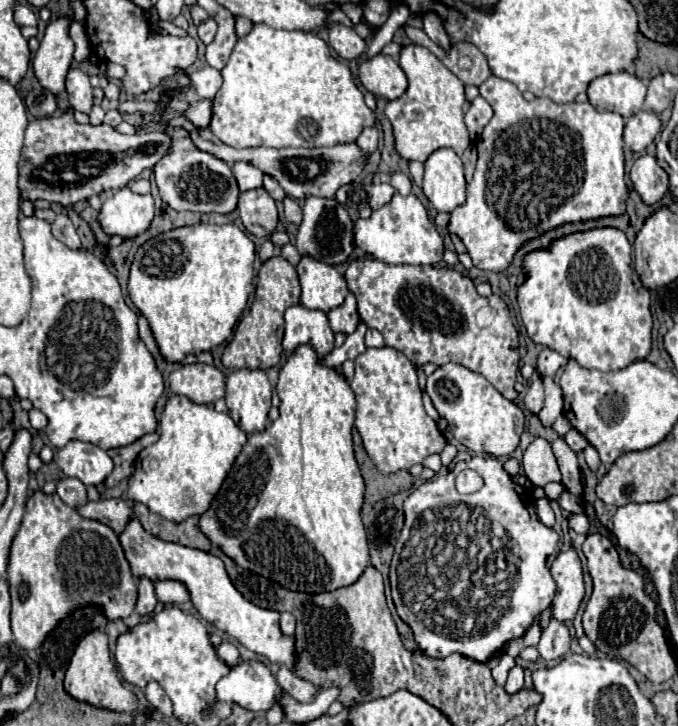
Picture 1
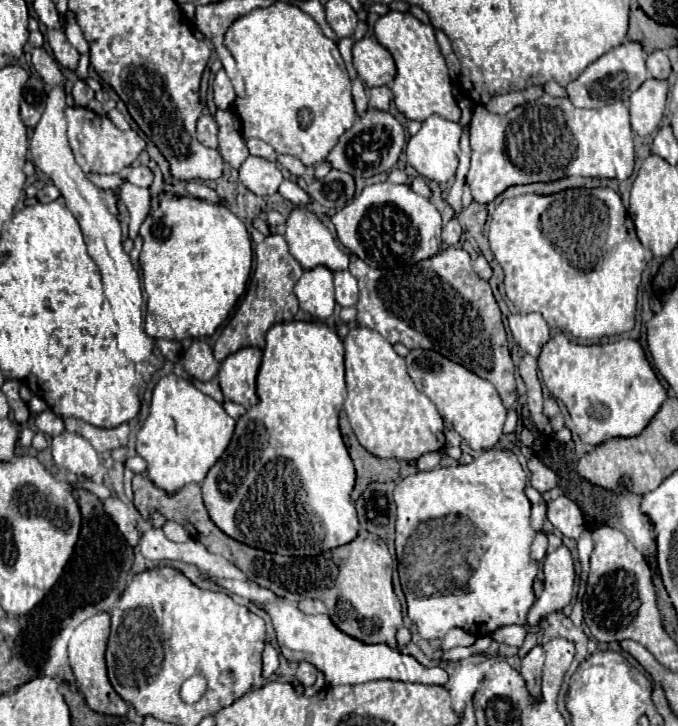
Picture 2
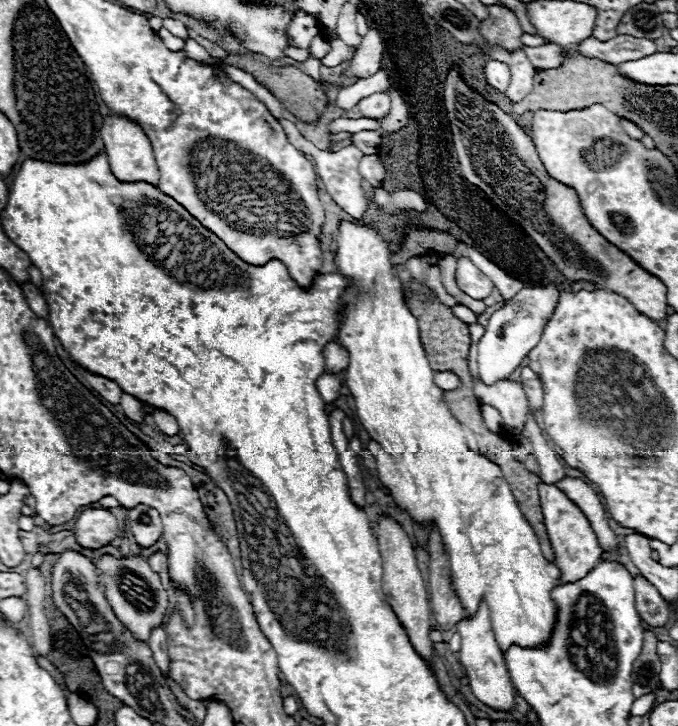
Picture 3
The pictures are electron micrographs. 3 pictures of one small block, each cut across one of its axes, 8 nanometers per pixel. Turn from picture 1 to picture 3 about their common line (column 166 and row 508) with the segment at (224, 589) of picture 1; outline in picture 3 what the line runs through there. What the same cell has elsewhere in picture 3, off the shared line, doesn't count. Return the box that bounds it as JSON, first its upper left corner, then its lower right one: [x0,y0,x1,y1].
[538,482,604,584]

